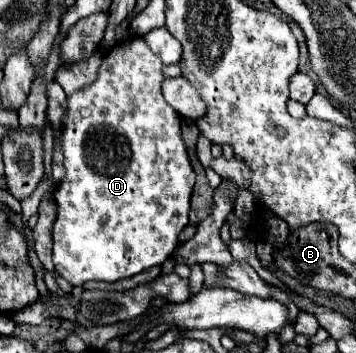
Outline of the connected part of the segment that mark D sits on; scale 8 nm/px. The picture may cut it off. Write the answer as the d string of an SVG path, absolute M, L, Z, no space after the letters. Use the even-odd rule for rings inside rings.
M133 38L133 40L117 42L113 48L109 48L109 52L103 56L103 64L97 72L95 82L91 82L89 86L83 86L81 90L77 90L73 96L67 98L67 110L65 110L63 124L57 136L57 144L61 146L63 156L65 156L63 164L67 172L55 192L59 214L53 224L53 264L59 276L63 276L73 286L81 286L89 280L117 282L123 278L131 278L143 270L149 270L151 266L163 264L175 252L179 244L179 232L189 222L189 200L191 200L191 190L195 184L195 172L191 168L187 148L181 138L181 116L163 98L163 92L161 92L163 82L165 82L165 74L163 74L163 62L159 60L159 56L155 56L151 48L147 48L147 42L143 38Z

